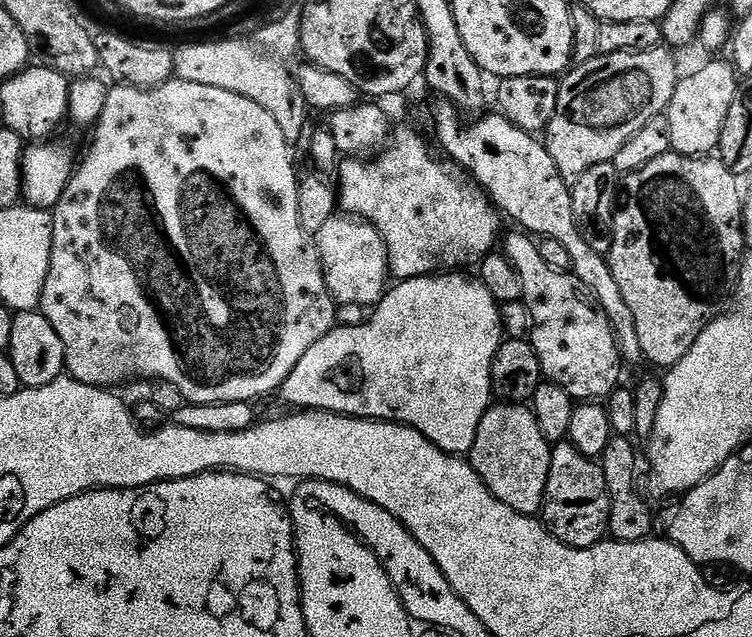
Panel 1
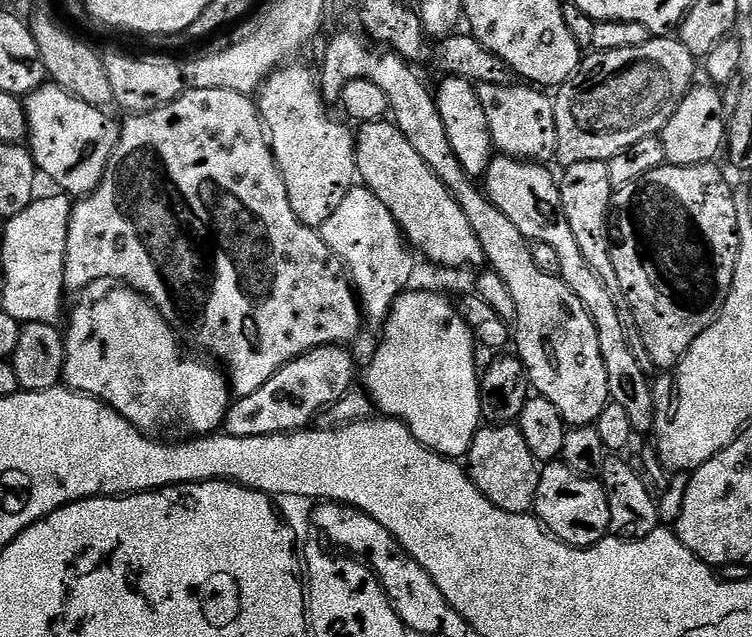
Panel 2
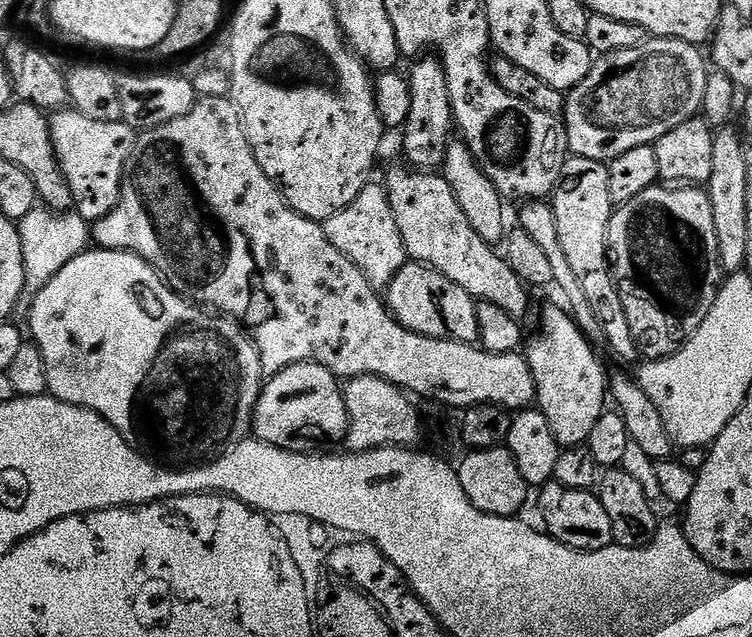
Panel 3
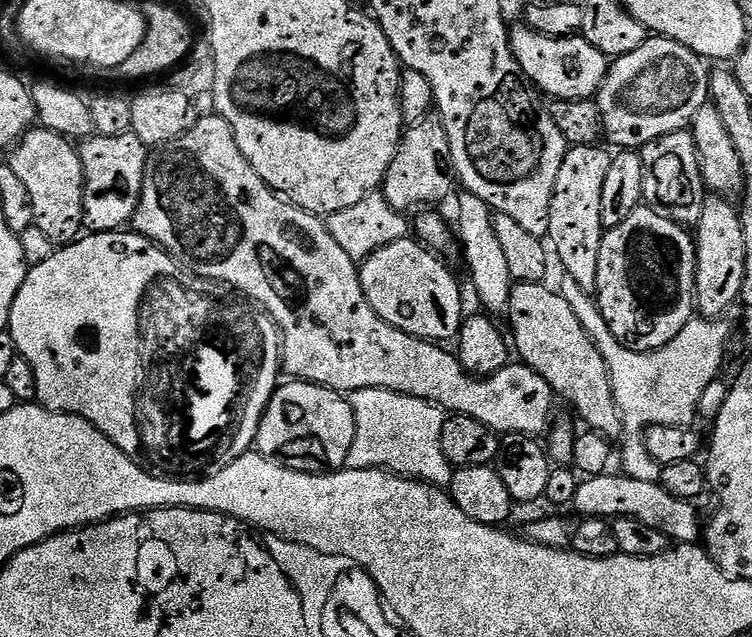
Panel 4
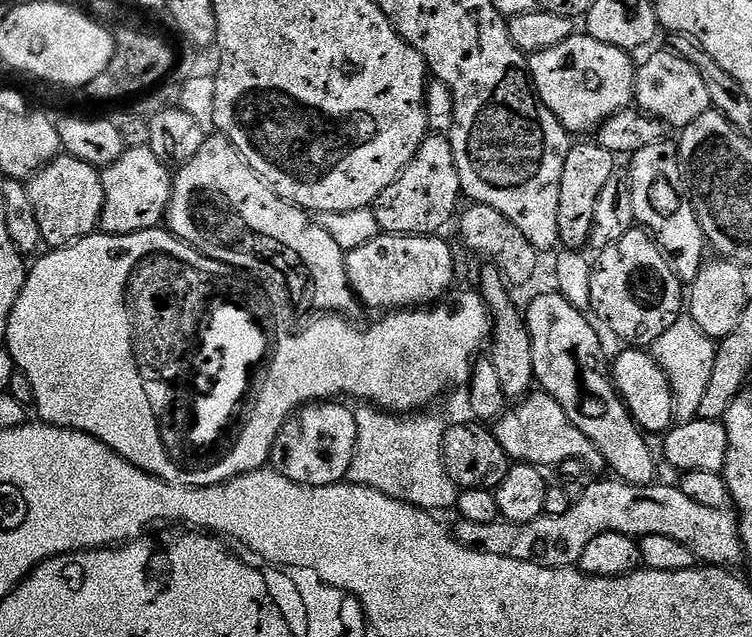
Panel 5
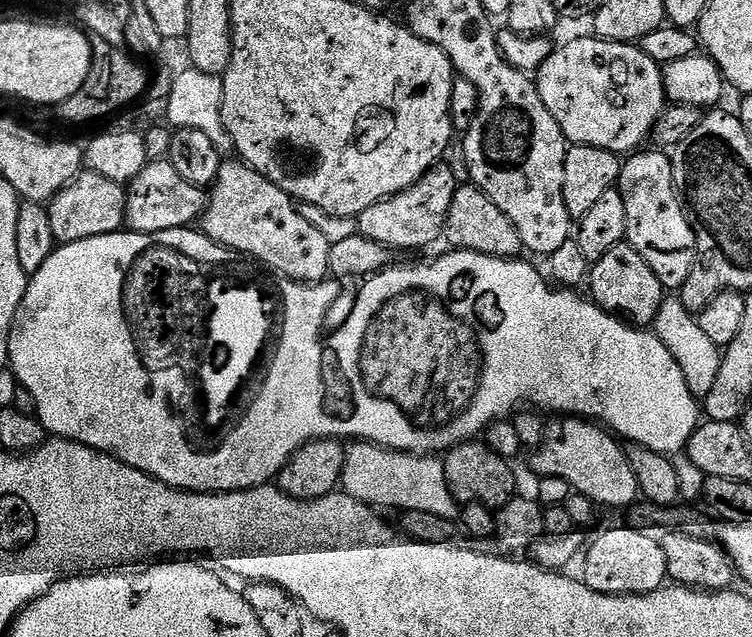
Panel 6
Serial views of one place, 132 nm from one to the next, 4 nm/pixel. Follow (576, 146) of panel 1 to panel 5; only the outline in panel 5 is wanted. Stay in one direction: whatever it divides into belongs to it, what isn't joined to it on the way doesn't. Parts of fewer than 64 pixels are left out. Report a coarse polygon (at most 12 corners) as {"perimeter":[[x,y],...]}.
{"perimeter":[[671,50],[637,67],[634,104],[676,130],[712,108]]}

